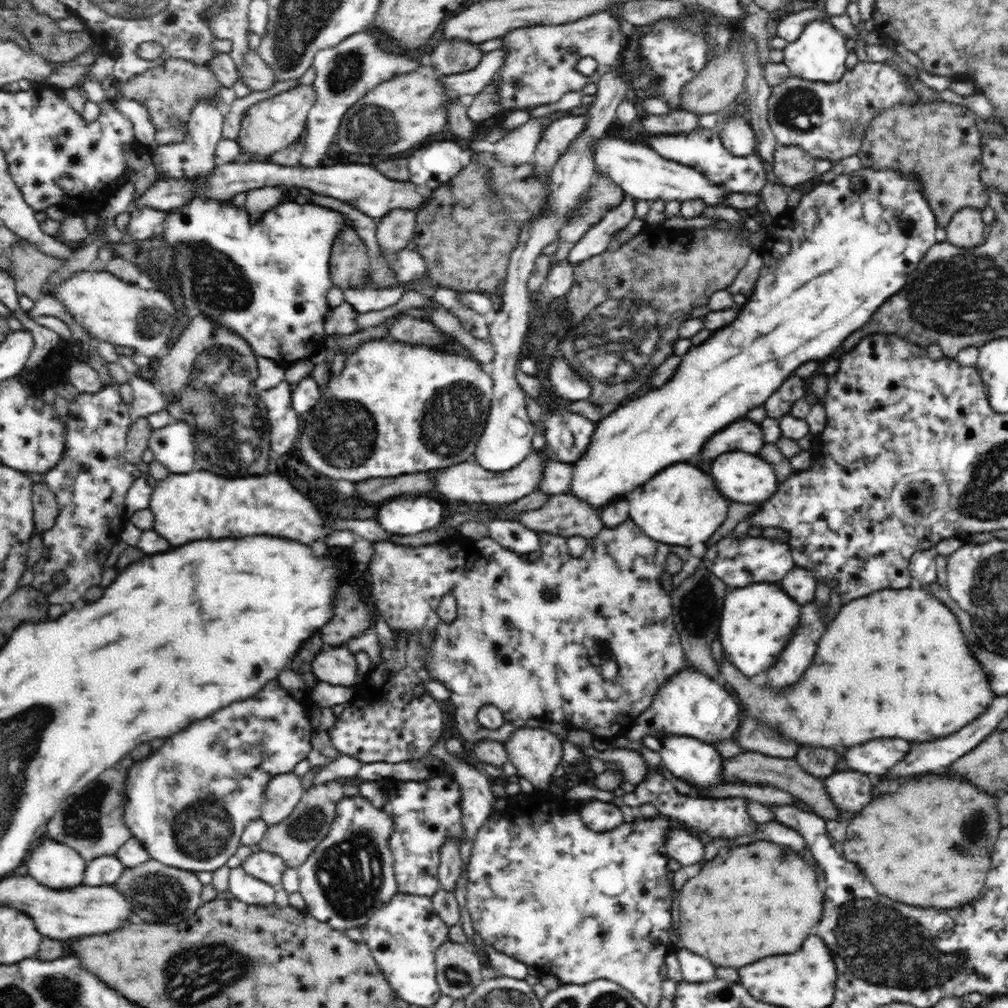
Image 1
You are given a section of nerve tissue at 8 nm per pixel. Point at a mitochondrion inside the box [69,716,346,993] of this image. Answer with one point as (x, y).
(203, 831)

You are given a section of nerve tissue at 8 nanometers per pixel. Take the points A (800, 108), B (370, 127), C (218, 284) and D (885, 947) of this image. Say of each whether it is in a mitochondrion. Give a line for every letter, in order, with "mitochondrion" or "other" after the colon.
A: mitochondrion
B: mitochondrion
C: mitochondrion
D: mitochondrion

